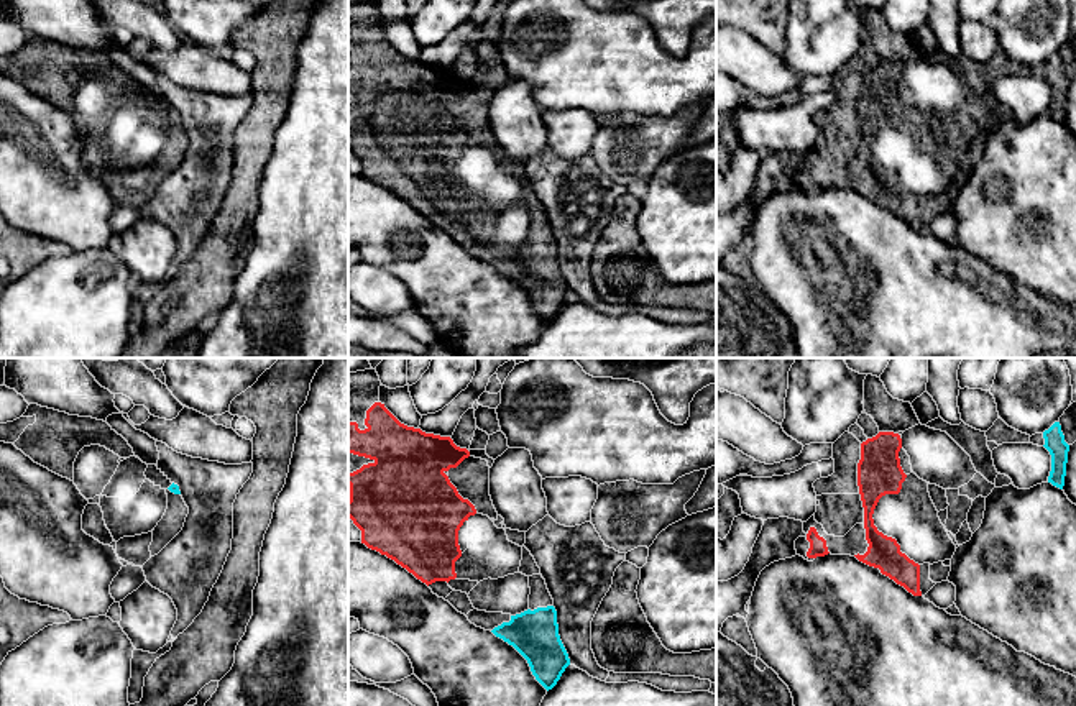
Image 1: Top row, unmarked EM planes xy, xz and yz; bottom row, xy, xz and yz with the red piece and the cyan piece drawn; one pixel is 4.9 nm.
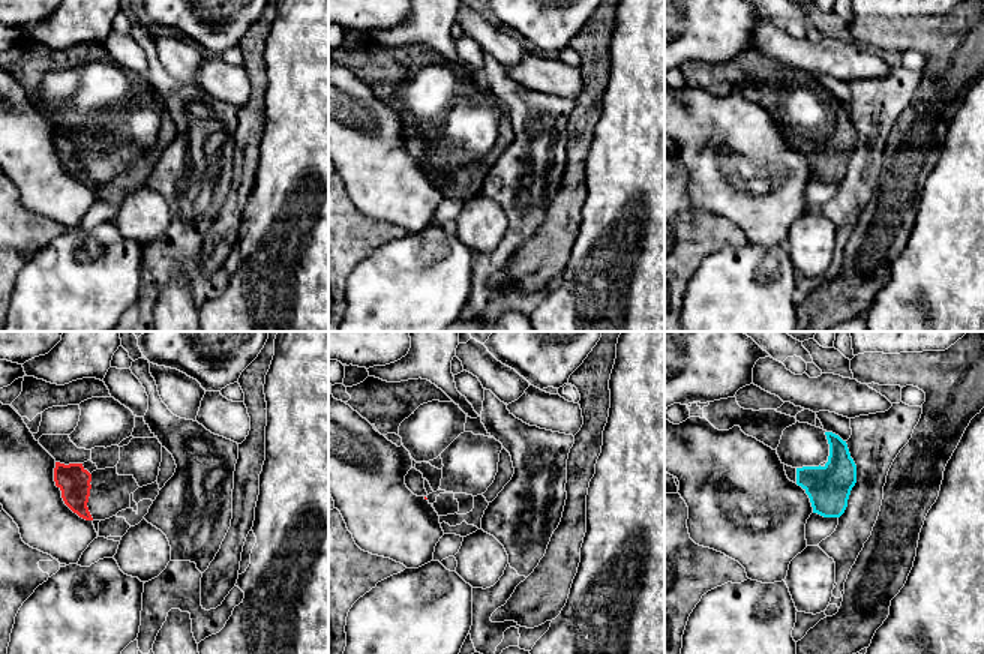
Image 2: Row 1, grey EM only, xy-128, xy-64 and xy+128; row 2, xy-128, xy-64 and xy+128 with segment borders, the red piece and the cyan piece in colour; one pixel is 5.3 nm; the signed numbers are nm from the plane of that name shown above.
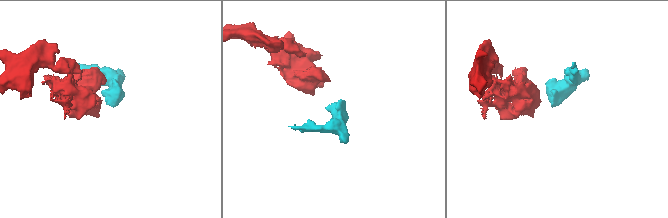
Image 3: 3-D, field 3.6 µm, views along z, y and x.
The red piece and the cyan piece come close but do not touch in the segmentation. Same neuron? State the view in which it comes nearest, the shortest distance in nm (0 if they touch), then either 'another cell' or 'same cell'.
nearest in xz; 320 nm apart; same cell

